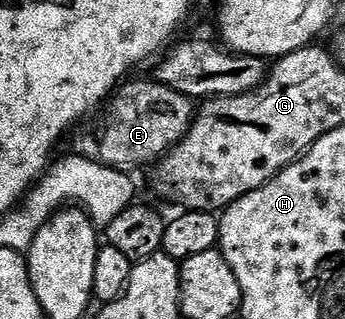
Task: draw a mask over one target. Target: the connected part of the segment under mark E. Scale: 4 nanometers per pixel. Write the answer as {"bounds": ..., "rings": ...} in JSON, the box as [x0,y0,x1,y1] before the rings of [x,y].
{"bounds":[71,82,195,173],"rings":[[[126,82],[110,102],[109,139],[99,141],[93,135],[81,135],[71,147],[72,154],[133,173],[136,172],[135,169],[145,167],[148,163],[156,164],[188,134],[195,120],[194,100],[171,89],[165,83],[133,82]]]}

